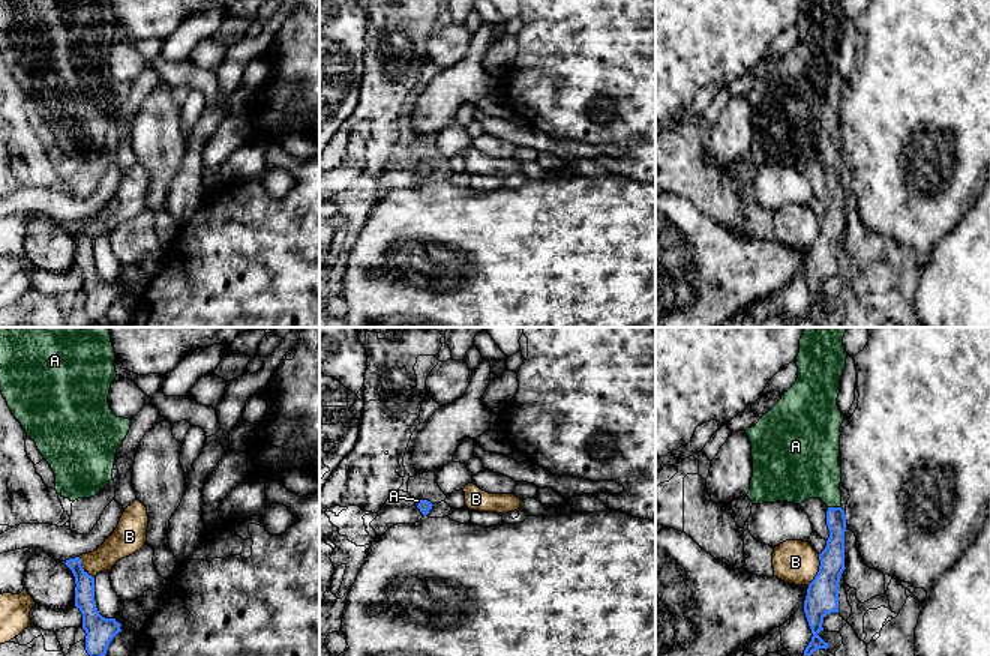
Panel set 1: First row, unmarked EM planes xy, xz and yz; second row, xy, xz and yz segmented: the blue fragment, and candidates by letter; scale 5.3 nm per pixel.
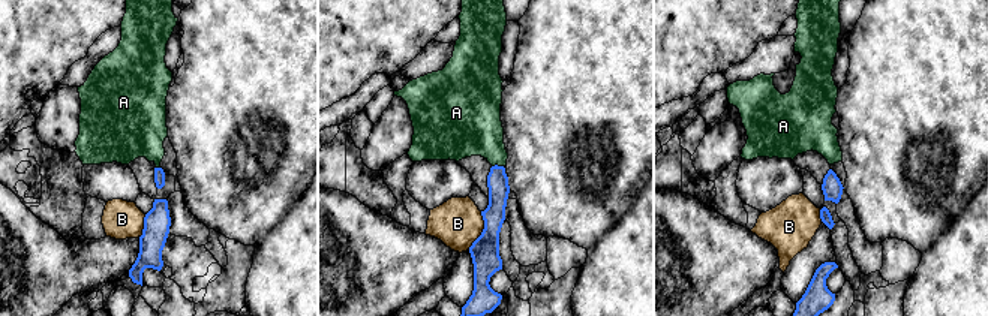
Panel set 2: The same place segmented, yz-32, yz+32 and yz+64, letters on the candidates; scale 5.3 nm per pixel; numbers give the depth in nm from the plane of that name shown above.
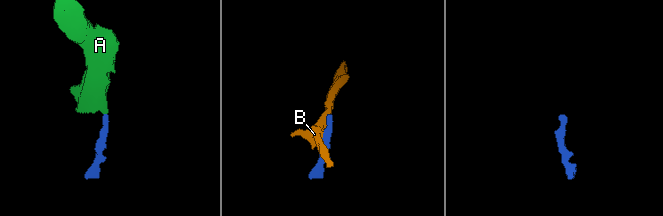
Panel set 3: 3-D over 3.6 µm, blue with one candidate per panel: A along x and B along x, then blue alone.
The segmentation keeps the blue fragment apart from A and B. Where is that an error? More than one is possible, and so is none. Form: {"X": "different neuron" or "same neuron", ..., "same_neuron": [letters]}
{"A": "same neuron", "B": "different neuron", "same_neuron": ["A"]}

